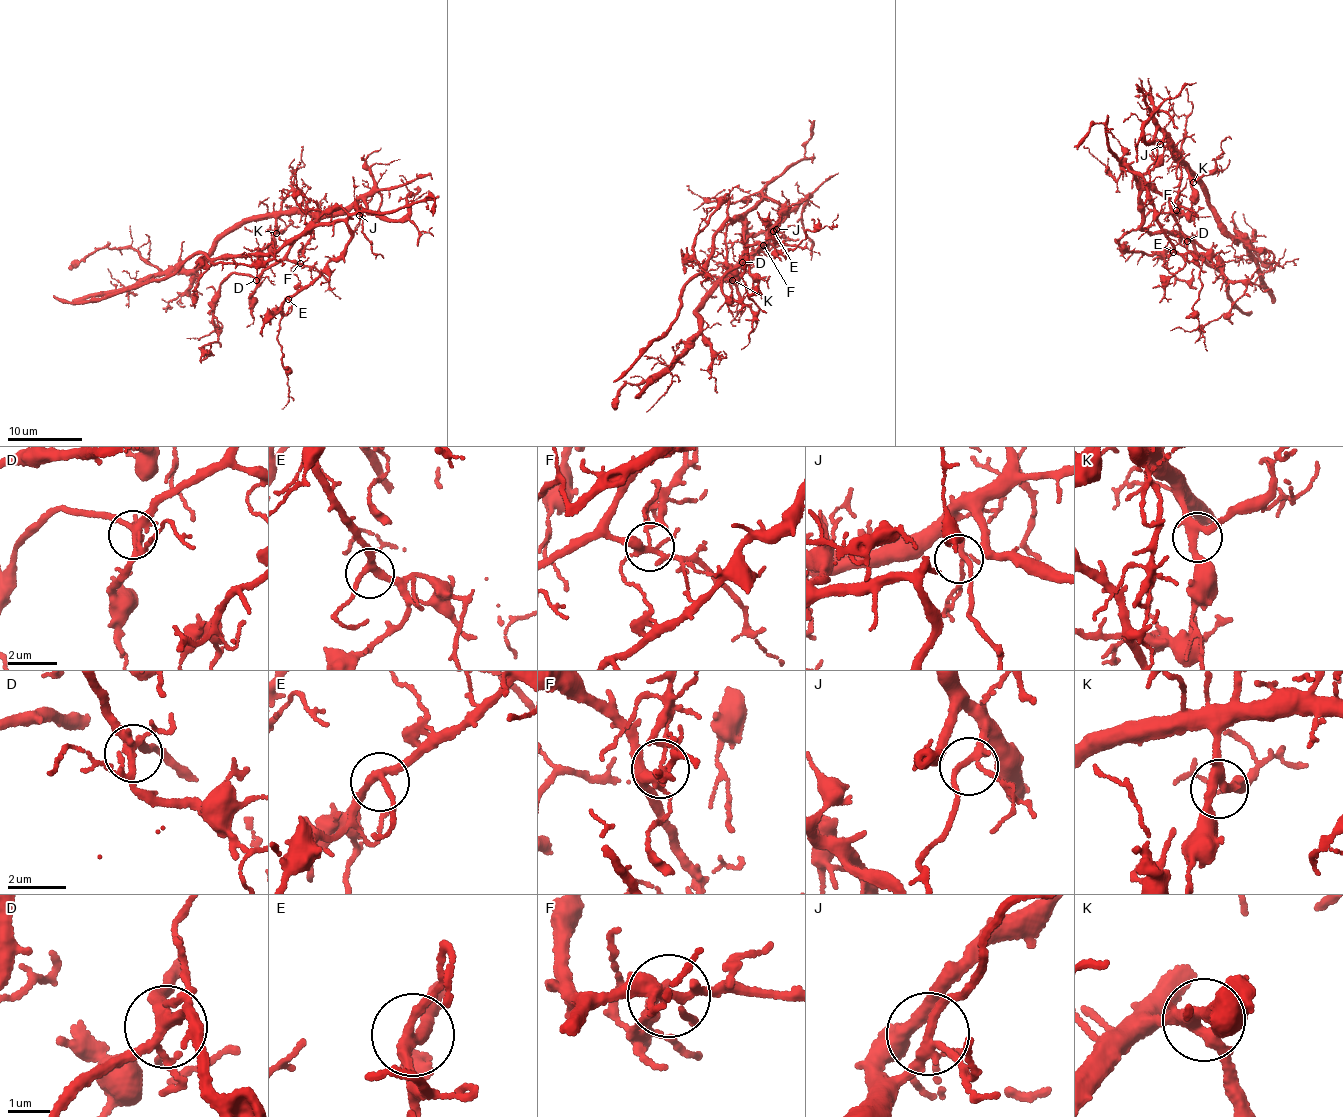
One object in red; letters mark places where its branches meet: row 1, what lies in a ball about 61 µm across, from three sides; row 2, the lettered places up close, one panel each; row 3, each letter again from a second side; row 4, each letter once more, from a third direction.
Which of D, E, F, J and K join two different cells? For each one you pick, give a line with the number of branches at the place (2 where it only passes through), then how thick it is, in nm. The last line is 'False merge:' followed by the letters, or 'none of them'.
F: 6 | 240 nm
False merge: F

